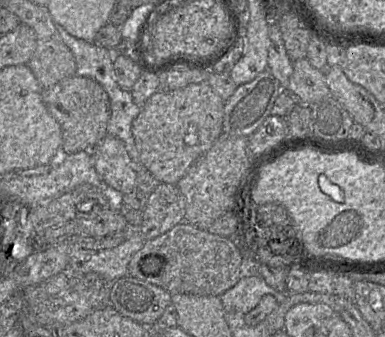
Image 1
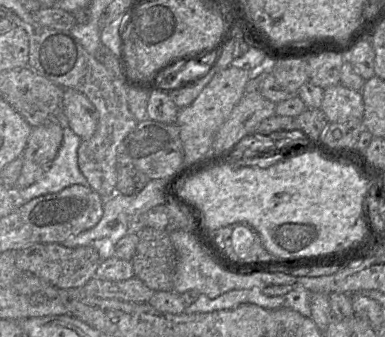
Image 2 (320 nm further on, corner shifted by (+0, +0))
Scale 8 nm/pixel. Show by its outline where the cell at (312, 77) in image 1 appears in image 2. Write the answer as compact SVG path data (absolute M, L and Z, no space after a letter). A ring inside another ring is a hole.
M341 84L325 88L320 109L329 123L362 120L364 103L361 91L348 89Z

